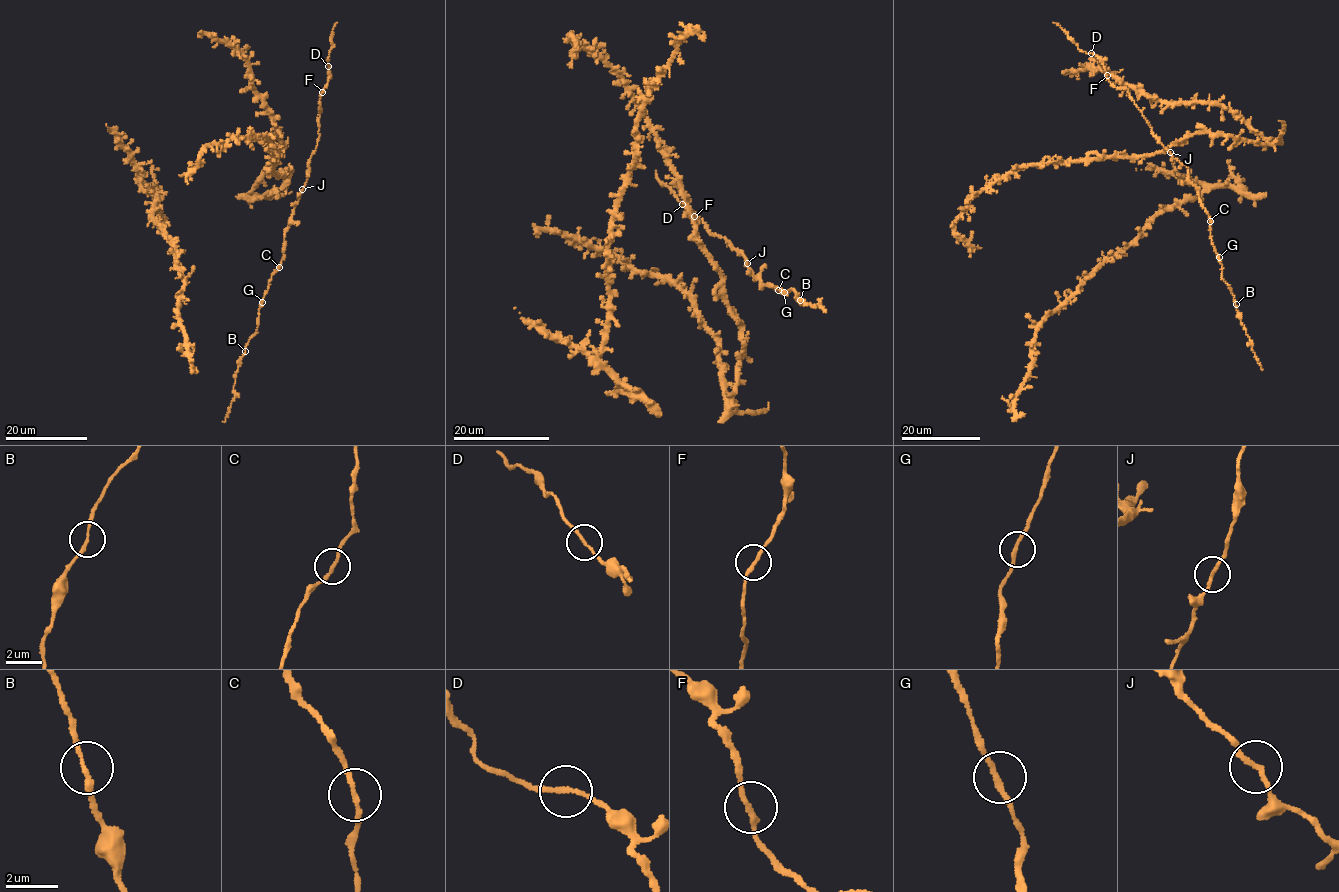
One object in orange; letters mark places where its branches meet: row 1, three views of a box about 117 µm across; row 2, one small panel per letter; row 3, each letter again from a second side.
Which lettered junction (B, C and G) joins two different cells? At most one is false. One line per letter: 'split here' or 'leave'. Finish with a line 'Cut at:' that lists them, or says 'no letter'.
B: leave
C: leave
G: leave
Cut at: no letter

